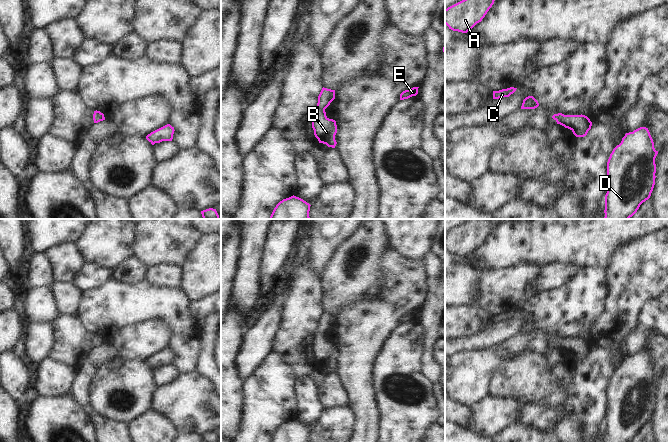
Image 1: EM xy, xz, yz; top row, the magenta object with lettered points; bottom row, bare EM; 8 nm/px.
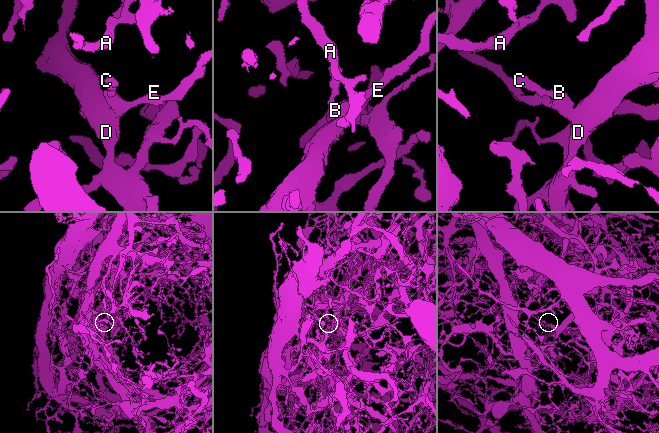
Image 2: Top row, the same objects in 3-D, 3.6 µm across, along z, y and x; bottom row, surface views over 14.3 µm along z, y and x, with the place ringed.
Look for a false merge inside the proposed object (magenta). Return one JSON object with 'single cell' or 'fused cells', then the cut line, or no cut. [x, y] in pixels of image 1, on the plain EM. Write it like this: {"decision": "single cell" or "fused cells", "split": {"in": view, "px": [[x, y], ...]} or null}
{"decision": "single cell", "split": null}

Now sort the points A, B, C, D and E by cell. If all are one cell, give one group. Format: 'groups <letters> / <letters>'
groups A B C D E

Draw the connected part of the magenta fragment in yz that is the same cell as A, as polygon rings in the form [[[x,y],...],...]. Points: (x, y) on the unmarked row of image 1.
[[[470,219],[445,233],[445,248],[462,257],[470,255],[481,246],[495,225],[496,219]]]

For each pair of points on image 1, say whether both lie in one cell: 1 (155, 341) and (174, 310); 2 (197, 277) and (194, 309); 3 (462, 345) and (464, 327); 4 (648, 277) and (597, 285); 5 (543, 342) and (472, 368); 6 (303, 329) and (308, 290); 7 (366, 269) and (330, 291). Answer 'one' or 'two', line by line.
1: two
2: two
3: two
4: two
5: one
6: one
7: one

